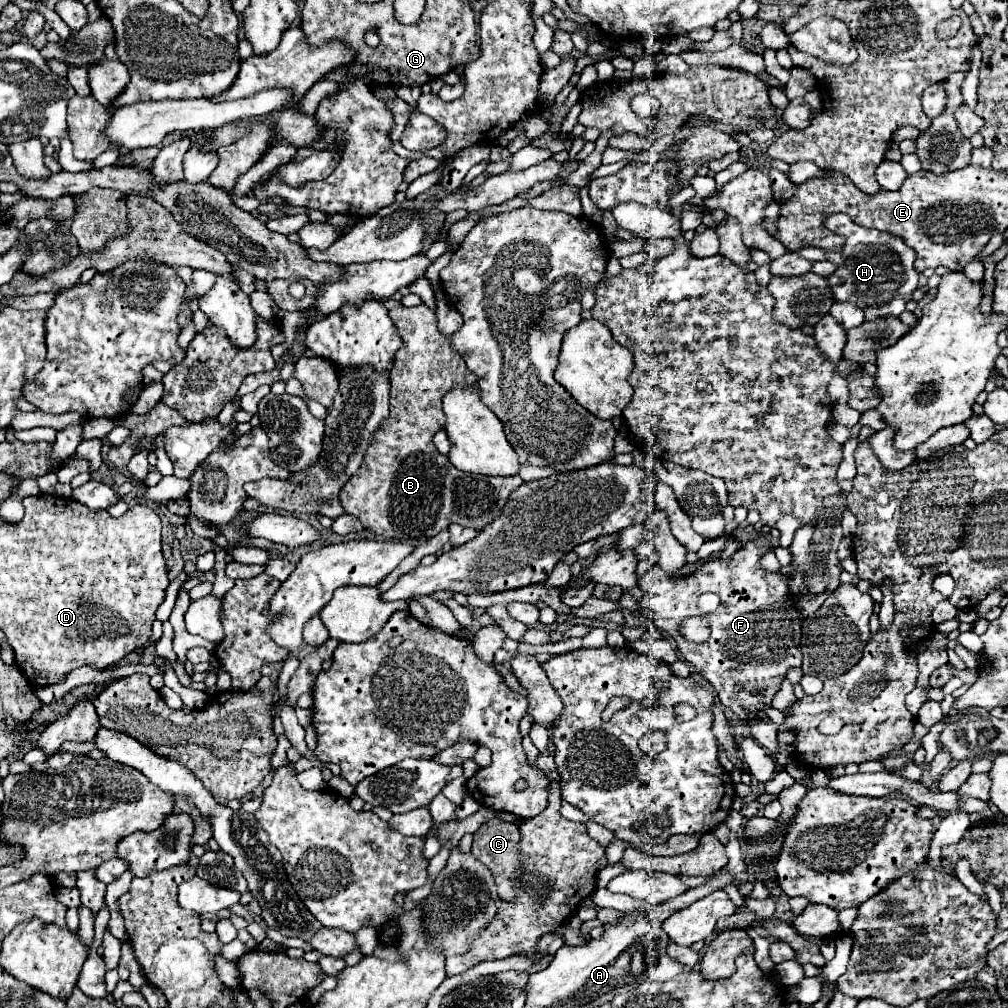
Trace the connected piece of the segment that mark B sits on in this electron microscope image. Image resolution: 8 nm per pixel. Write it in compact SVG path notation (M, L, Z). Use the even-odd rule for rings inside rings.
M419 304L415 308L405 308L405 306L399 306L399 308L393 308L389 312L391 320L395 322L397 330L399 330L399 336L403 338L403 350L397 352L395 356L395 366L391 370L391 398L389 398L389 406L391 406L391 414L389 418L383 422L383 430L377 430L373 440L371 440L371 446L367 448L367 454L365 454L365 460L361 464L361 468L357 470L355 476L349 478L349 482L343 486L343 490L339 492L339 500L345 508L347 514L353 514L357 516L367 530L371 530L373 534L377 536L383 536L383 538L397 538L397 540L427 540L427 538L433 538L435 534L439 534L441 530L447 530L451 524L461 524L465 528L475 528L475 530L483 530L485 526L489 526L493 520L499 518L499 514L503 514L505 510L505 504L511 496L511 492L515 492L515 488L519 488L523 484L523 480L519 476L475 476L475 474L467 474L463 470L457 470L455 466L451 466L449 458L445 454L441 454L435 444L433 444L433 436L439 428L443 428L443 422L445 422L445 414L443 414L443 408L441 408L441 398L451 390L453 382L475 382L475 374L467 370L465 362L463 362L463 356L451 346L451 336L445 336L439 326L437 326L437 318L435 318L435 312L427 306L427 304Z

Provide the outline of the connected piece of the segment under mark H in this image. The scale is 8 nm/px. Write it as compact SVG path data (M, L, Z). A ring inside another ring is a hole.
M831 214L829 218L825 218L825 224L833 234L845 240L845 244L839 250L845 262L837 266L833 274L827 276L831 292L835 294L835 302L851 302L859 306L865 314L865 322L883 316L899 318L899 314L905 310L905 304L911 300L913 290L919 286L917 284L919 272L913 266L915 250L911 250L901 238L895 238L893 234L863 228L851 222L847 214ZM873 248L883 248L883 250L873 250Z

